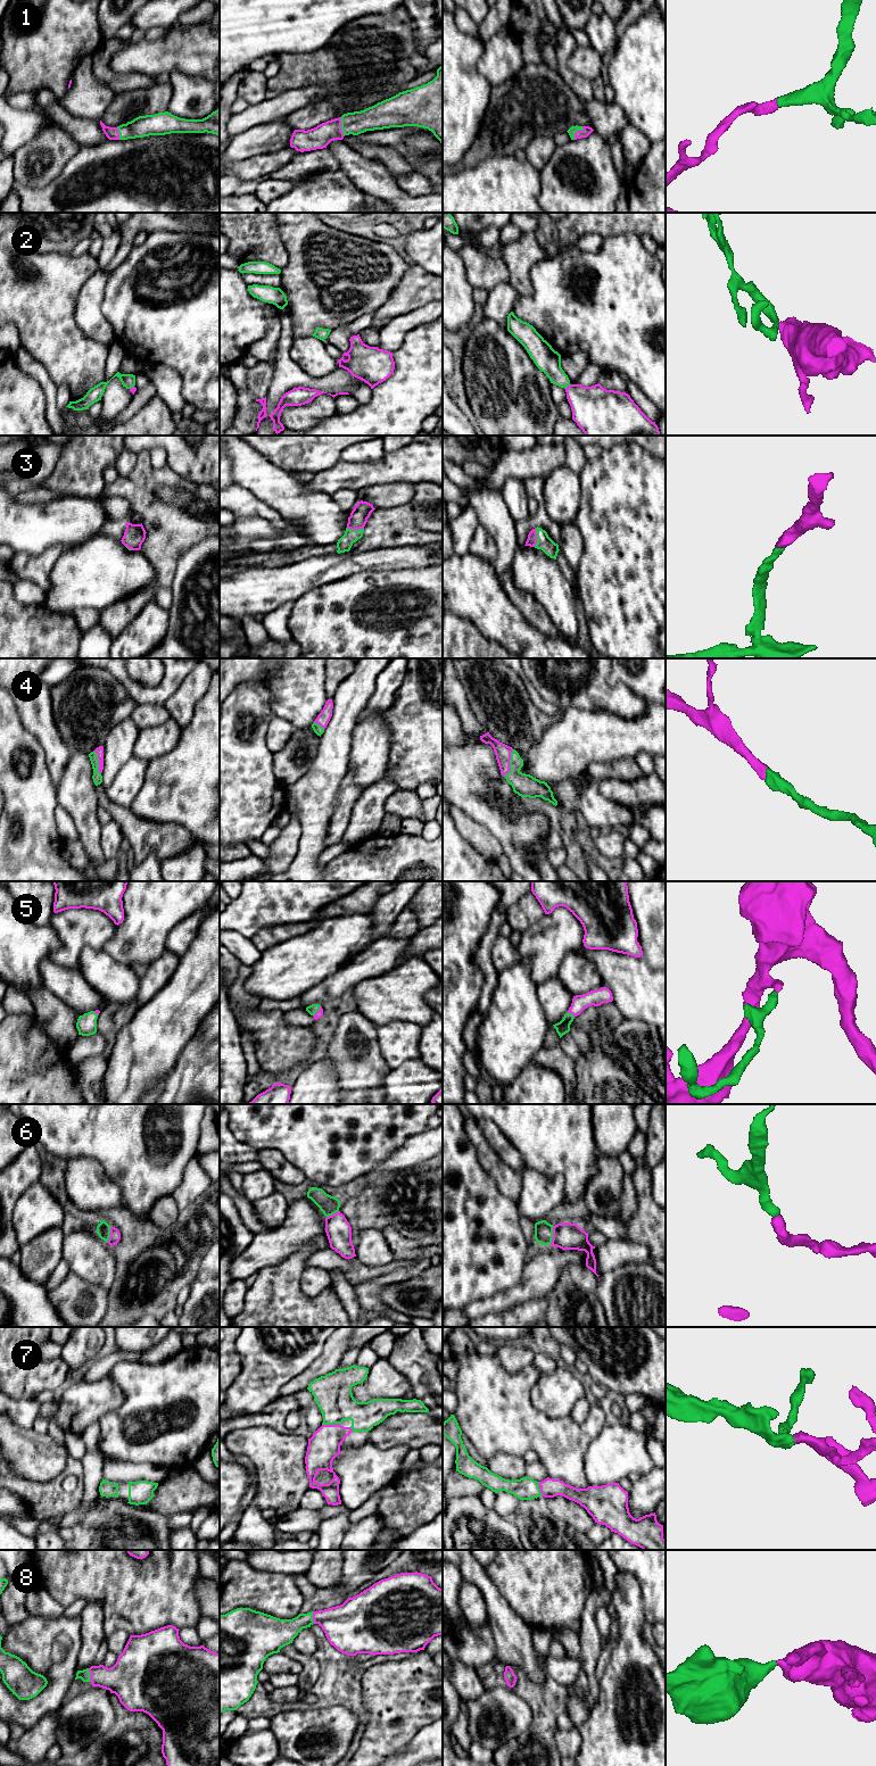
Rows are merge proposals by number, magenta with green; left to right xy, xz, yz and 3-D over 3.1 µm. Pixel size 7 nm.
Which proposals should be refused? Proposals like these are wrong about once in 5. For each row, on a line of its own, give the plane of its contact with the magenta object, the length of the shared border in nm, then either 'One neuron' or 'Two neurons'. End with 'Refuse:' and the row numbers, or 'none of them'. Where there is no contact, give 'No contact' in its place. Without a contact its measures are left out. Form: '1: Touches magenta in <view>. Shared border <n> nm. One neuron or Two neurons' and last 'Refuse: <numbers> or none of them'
1: Touches magenta in xz. Shared border 140 nm. One neuron
2: Touches magenta in yz. Shared border 50 nm. One neuron
3: Touches magenta in yz. Shared border 140 nm. One neuron
4: Touches magenta in yz. Shared border 200 nm. One neuron
5: Touches magenta in yz. Shared border 70 nm. One neuron
6: Touches magenta in yz. Shared border 130 nm. One neuron
7: Touches magenta in xz. Shared border 140 nm. One neuron
8: Touches magenta in xy. Shared border 100 nm. One neuron
Refuse: none of them

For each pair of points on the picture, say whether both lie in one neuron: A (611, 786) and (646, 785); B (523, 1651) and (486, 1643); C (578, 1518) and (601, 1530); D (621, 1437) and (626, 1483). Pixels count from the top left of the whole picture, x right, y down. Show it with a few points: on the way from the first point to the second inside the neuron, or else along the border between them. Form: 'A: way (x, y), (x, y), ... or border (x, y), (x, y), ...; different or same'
A: way (620, 788), (637, 788); same
B: border (486, 1622), (495, 1642), (496, 1655), (494, 1659); different
C: border (595, 1523), (586, 1532); different
D: border (627, 1476), (618, 1482); different

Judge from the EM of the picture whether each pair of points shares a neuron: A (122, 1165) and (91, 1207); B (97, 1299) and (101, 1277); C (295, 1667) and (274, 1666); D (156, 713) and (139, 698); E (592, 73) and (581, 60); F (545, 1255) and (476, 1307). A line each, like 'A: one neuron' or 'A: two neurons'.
A: two neurons
B: two neurons
C: one neuron
D: two neurons
E: one neuron
F: one neuron

